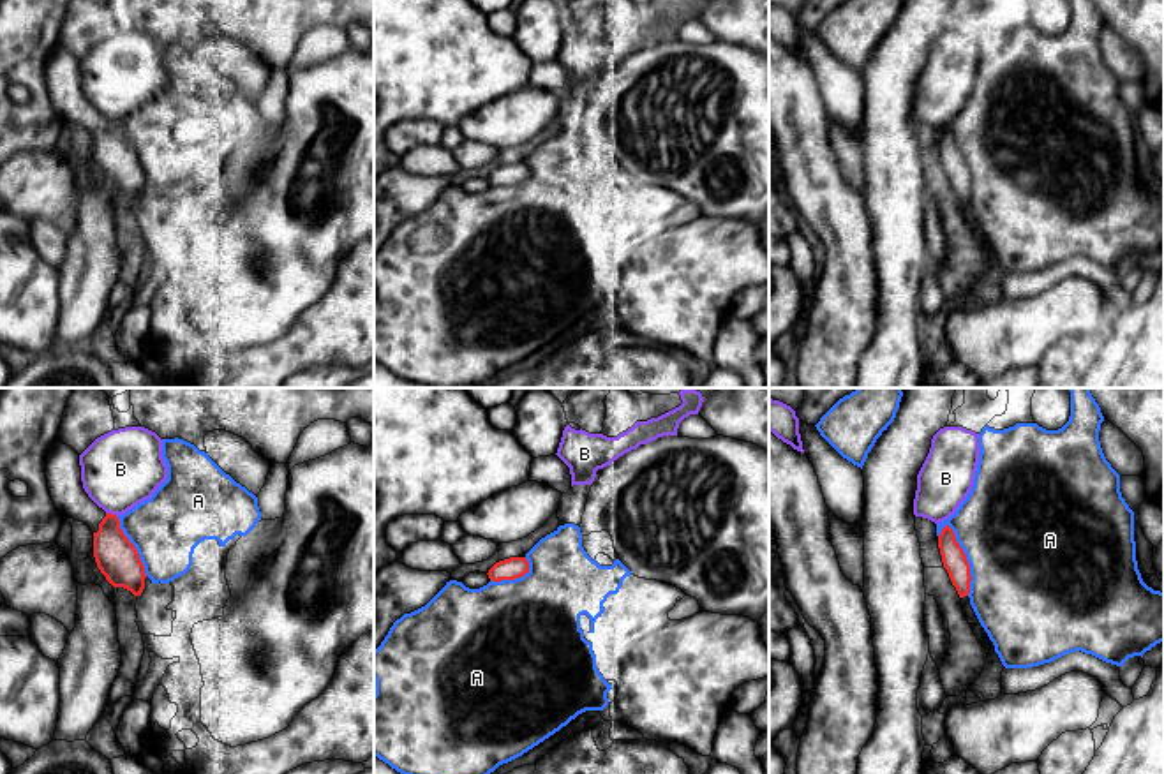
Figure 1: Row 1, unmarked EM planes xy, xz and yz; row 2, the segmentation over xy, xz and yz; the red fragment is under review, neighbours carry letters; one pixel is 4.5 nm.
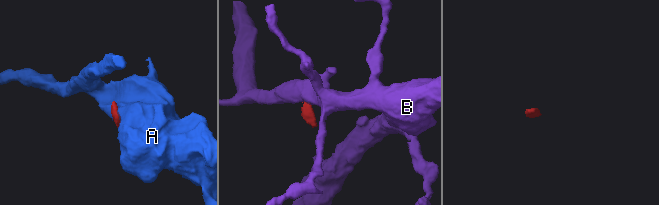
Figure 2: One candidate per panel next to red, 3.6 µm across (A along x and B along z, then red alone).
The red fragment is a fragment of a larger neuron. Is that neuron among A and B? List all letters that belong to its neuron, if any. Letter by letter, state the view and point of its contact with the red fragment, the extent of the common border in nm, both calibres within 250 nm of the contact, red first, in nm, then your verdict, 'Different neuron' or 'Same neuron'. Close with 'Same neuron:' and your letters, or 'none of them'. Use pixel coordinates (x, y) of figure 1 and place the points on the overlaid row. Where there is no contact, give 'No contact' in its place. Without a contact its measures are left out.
A: Touches red at yz (965, 559). Shared border 340 nm. Thickness 110 nm (red) against 480 nm. Different neuron
B: Touches red at xy (110, 513). Shared border 60 nm. Thickness 190 nm (red) against 360 nm. Different neuron
Same neuron: none of them

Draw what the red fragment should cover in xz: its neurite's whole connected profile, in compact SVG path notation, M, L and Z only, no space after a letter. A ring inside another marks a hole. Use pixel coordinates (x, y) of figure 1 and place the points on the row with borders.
M510 557L504 561L496 562L489 569L489 578L492 582L501 582L501 580L515 580L529 573L529 562L526 557Z

